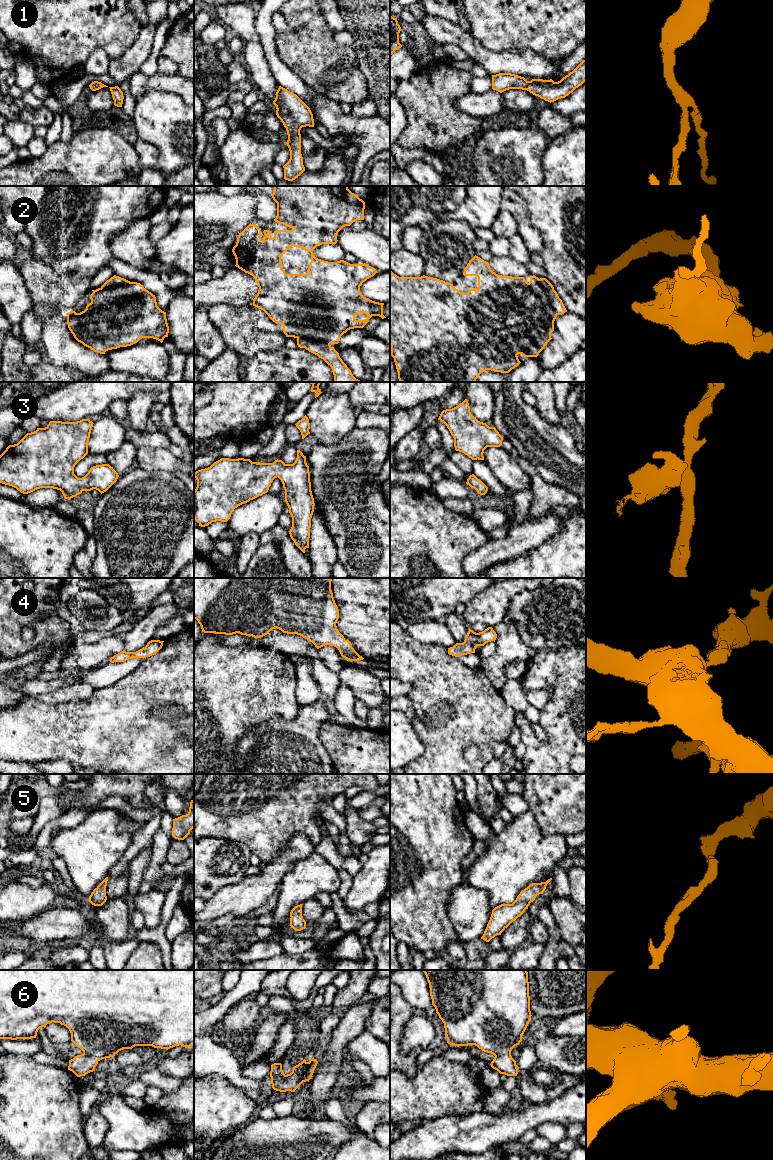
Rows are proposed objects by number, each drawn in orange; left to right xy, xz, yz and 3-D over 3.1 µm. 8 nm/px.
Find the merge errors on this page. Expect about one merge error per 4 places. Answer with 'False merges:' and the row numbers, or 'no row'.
False merges: no row

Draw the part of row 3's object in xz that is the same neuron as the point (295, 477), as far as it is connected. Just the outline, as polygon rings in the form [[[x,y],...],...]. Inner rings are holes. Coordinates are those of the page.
[[[297,450],[297,458],[293,464],[285,464],[278,459],[273,463],[257,463],[244,458],[221,458],[210,467],[194,472],[194,477],[197,480],[194,490],[194,519],[201,527],[216,521],[227,522],[235,508],[267,493],[273,480],[278,477],[283,484],[285,502],[292,517],[290,537],[303,553],[309,548],[315,503],[311,491],[309,466],[306,456],[300,450]]]

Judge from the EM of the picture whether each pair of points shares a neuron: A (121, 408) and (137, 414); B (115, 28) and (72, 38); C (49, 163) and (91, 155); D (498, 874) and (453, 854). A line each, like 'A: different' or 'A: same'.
A: different
B: same
C: same
D: different

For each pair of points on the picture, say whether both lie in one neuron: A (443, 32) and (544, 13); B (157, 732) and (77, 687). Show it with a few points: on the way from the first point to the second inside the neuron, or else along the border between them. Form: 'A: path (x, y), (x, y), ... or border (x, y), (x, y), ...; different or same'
A: border (469, 31), (486, 48); different
B: border (94, 690), (88, 699), (68, 701); different

